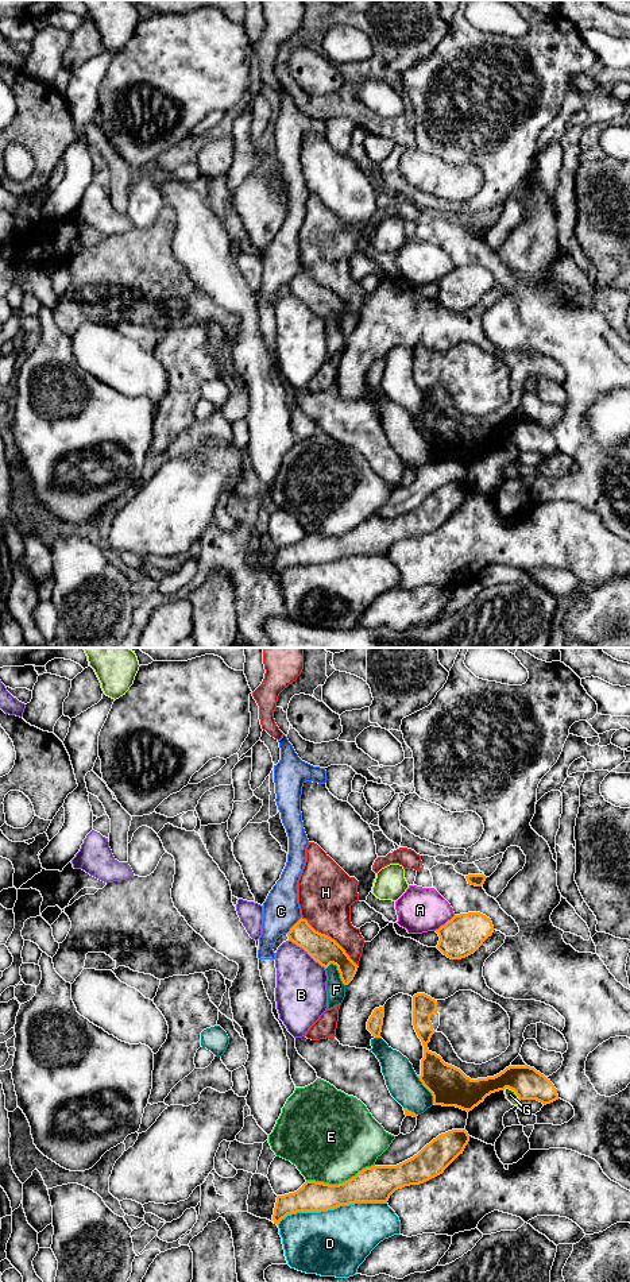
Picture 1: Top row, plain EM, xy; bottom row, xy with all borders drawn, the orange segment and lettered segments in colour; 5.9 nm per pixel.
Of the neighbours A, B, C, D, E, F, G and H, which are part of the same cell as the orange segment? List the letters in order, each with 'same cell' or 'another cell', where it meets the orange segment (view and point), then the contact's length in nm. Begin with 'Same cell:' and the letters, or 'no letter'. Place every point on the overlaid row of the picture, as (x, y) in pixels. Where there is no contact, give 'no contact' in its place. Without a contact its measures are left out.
Same cell: no letter
A: another cell | xy (445, 923) | 160 nm
B: another cell | xy (308, 953) | 280 nm
C: another cell | xy (294, 925) | 140 nm
D: another cell | xy (331, 1208) | 650 nm
E: another cell | xy (340, 1184) | 420 nm
F: another cell | xy (339, 972) | 170 nm
G: another cell | xy (513, 1089) | 120 nm
H: another cell | xy (329, 937) | 460 nm

